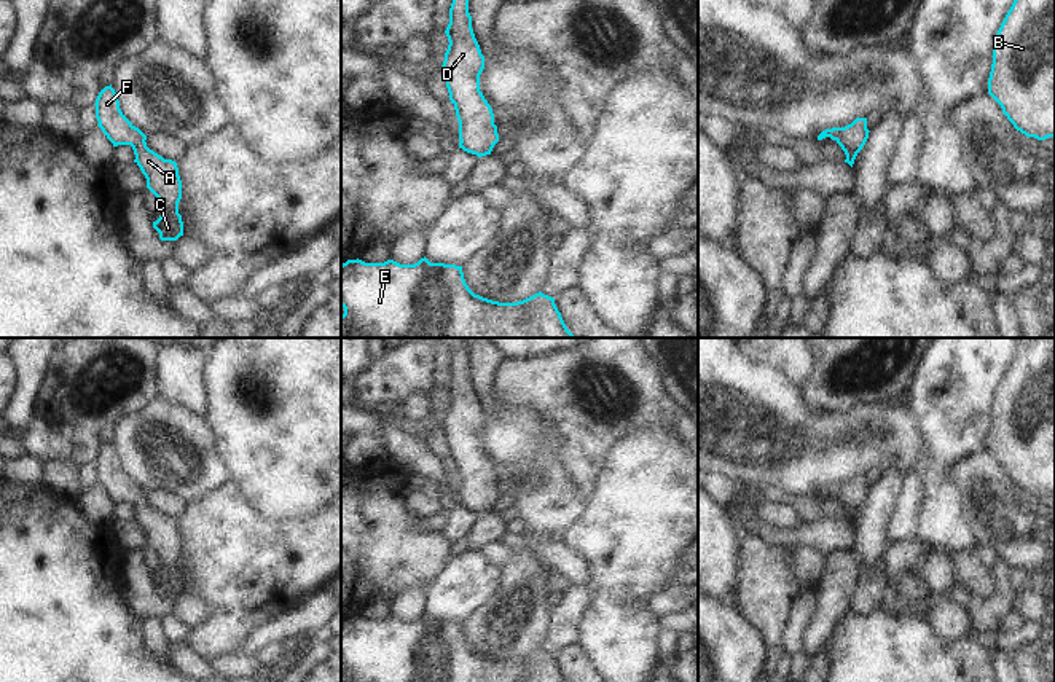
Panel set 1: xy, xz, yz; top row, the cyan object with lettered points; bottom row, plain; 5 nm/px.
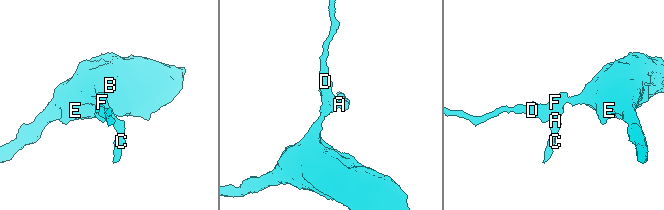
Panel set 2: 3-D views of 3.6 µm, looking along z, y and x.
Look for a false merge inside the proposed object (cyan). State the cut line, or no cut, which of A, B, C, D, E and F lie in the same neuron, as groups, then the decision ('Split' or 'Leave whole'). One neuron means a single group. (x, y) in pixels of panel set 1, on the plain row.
No split. Groups: A B C D E F. Leave whole.

